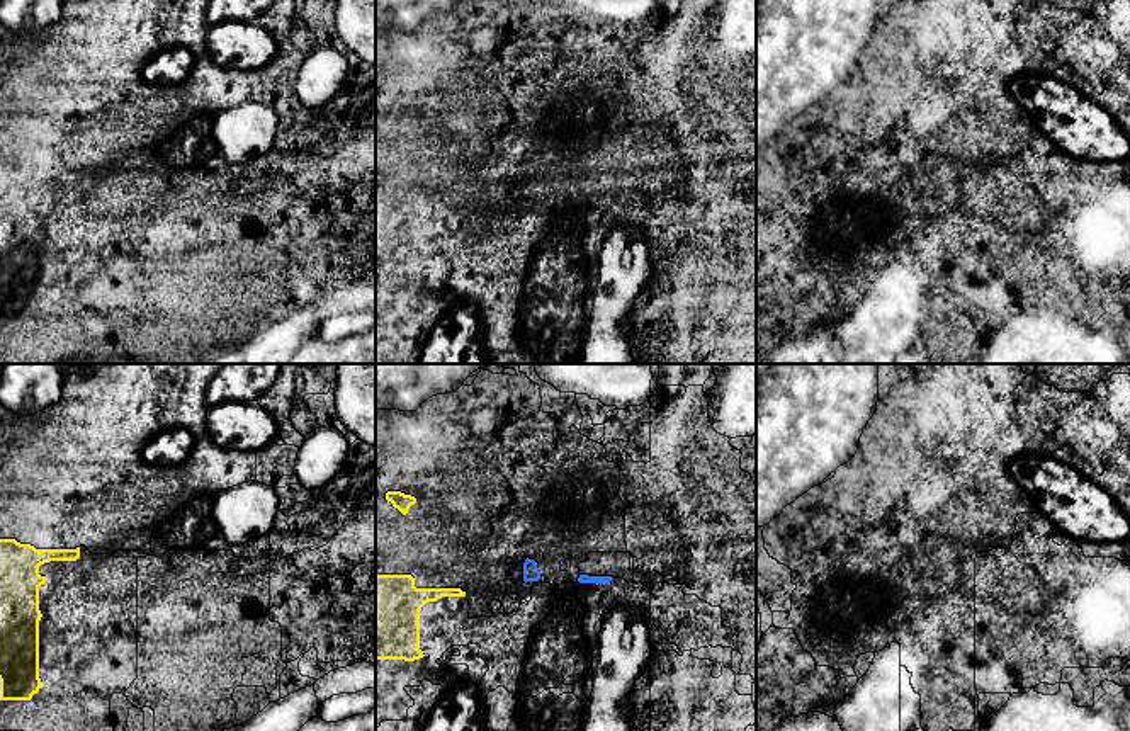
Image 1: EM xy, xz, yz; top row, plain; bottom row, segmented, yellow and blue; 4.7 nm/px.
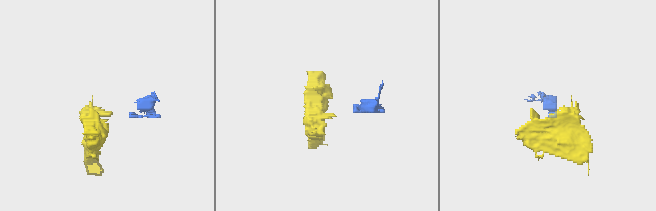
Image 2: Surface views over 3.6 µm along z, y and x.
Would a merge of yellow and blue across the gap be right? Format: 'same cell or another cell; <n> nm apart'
another cell; 280 nm apart

